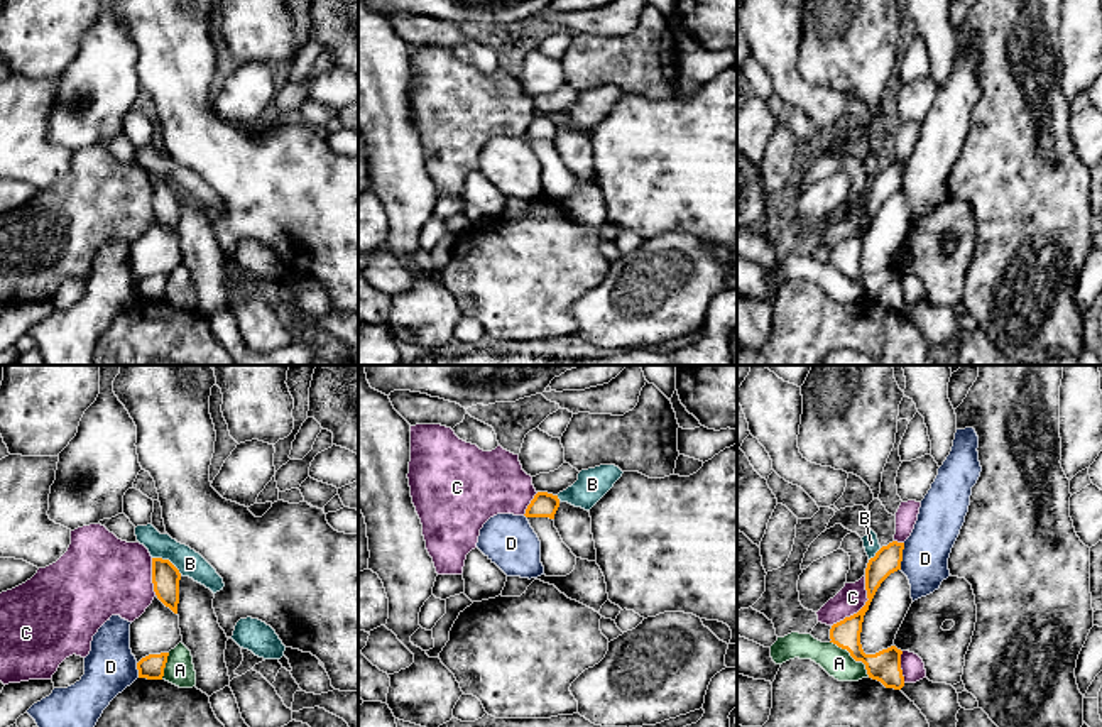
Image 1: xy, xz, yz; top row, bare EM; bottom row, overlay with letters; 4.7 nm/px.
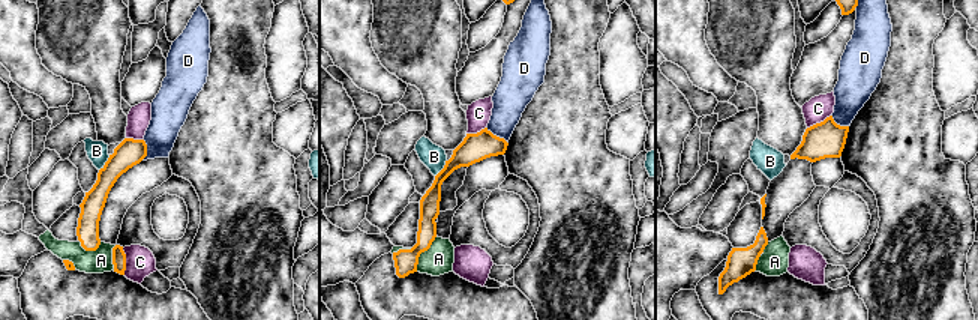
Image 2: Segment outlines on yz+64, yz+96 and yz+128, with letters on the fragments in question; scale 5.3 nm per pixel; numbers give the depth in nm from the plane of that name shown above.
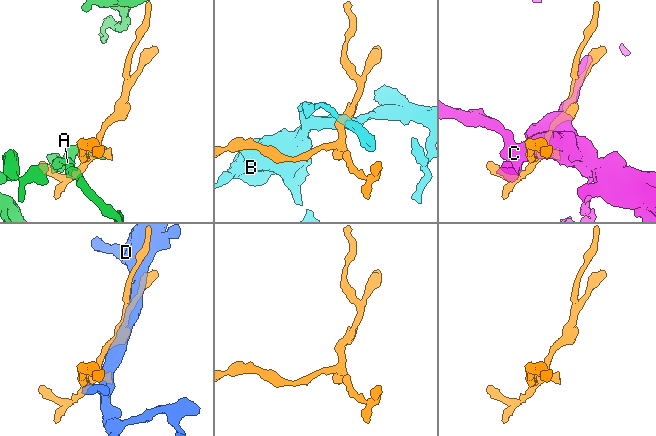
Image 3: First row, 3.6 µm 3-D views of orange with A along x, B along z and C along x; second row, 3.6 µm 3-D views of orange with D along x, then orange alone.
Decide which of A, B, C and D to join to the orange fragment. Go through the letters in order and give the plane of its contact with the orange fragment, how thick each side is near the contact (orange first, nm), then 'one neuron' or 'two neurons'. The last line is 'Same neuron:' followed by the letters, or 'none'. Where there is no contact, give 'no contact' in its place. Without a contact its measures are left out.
A: yz | 150/140 nm | two neurons
B: xy | 130/130 nm | two neurons
C: yz | 140/140 nm | two neurons
D: yz | 130/220 nm | two neurons
Same neuron: none

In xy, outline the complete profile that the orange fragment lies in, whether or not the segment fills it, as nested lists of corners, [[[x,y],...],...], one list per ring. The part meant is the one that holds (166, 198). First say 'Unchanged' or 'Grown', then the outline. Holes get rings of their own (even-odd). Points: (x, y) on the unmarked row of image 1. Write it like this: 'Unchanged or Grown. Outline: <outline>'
Unchanged. Outline: [[[152,179],[154,213],[174,235],[177,235],[179,225],[179,201],[181,194],[169,181]]]

